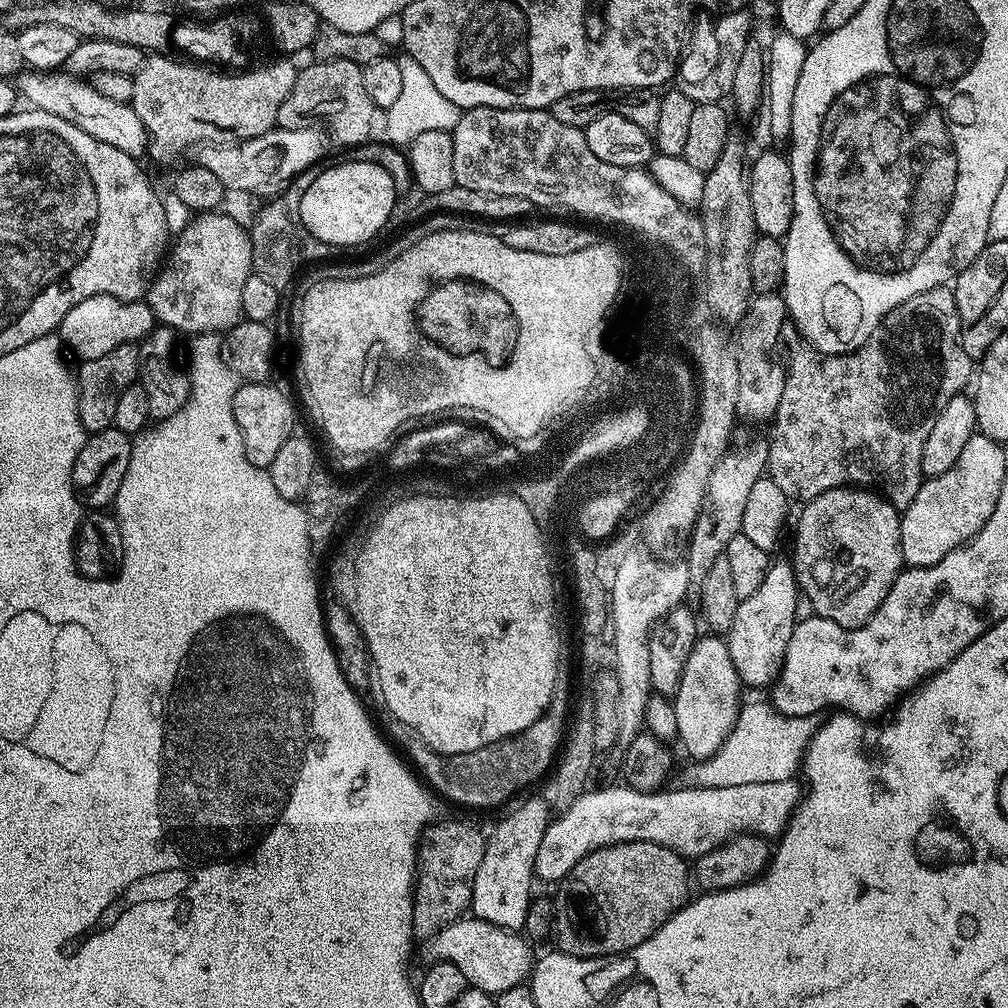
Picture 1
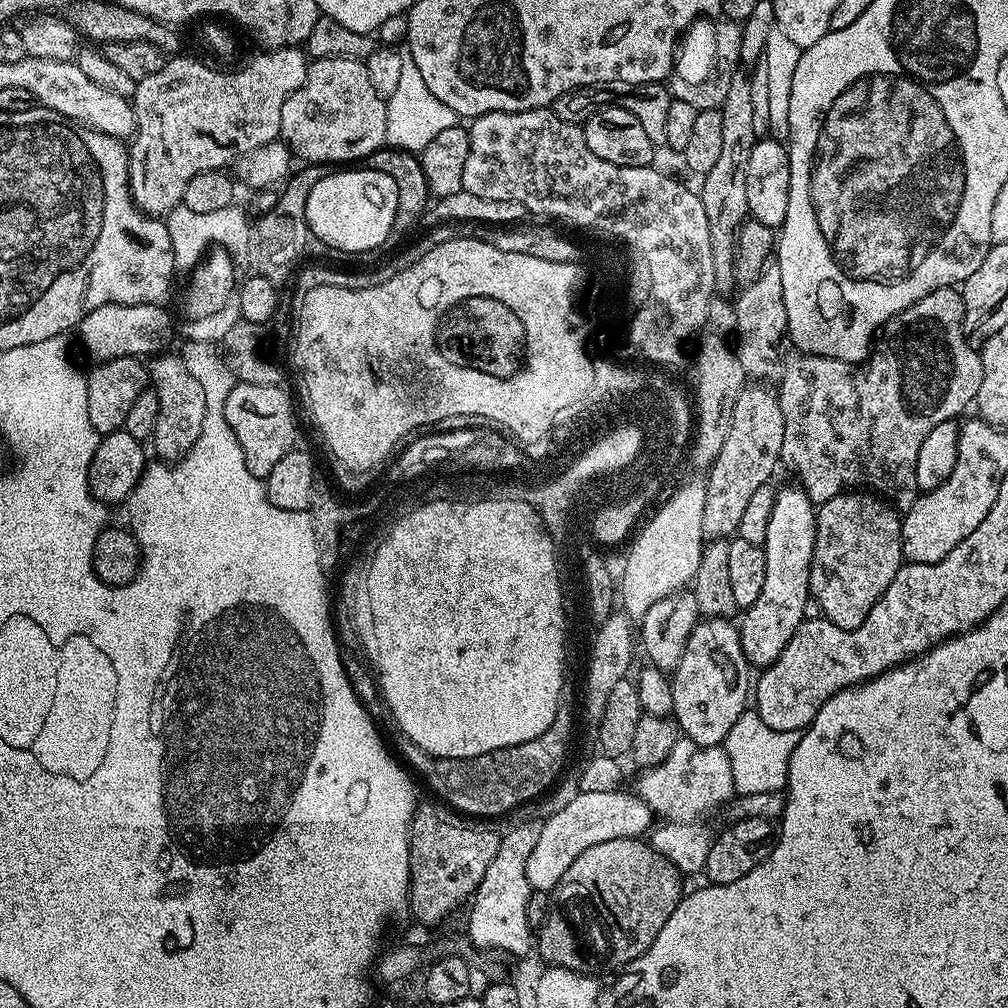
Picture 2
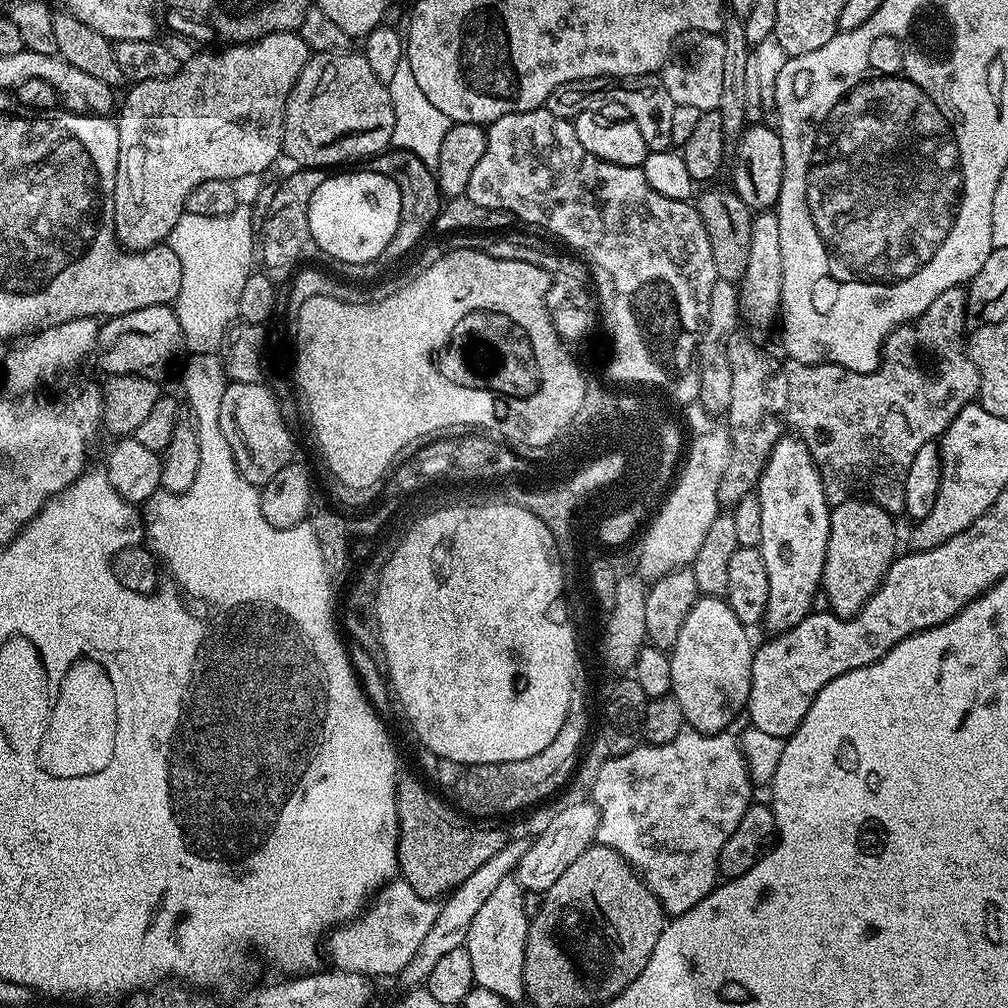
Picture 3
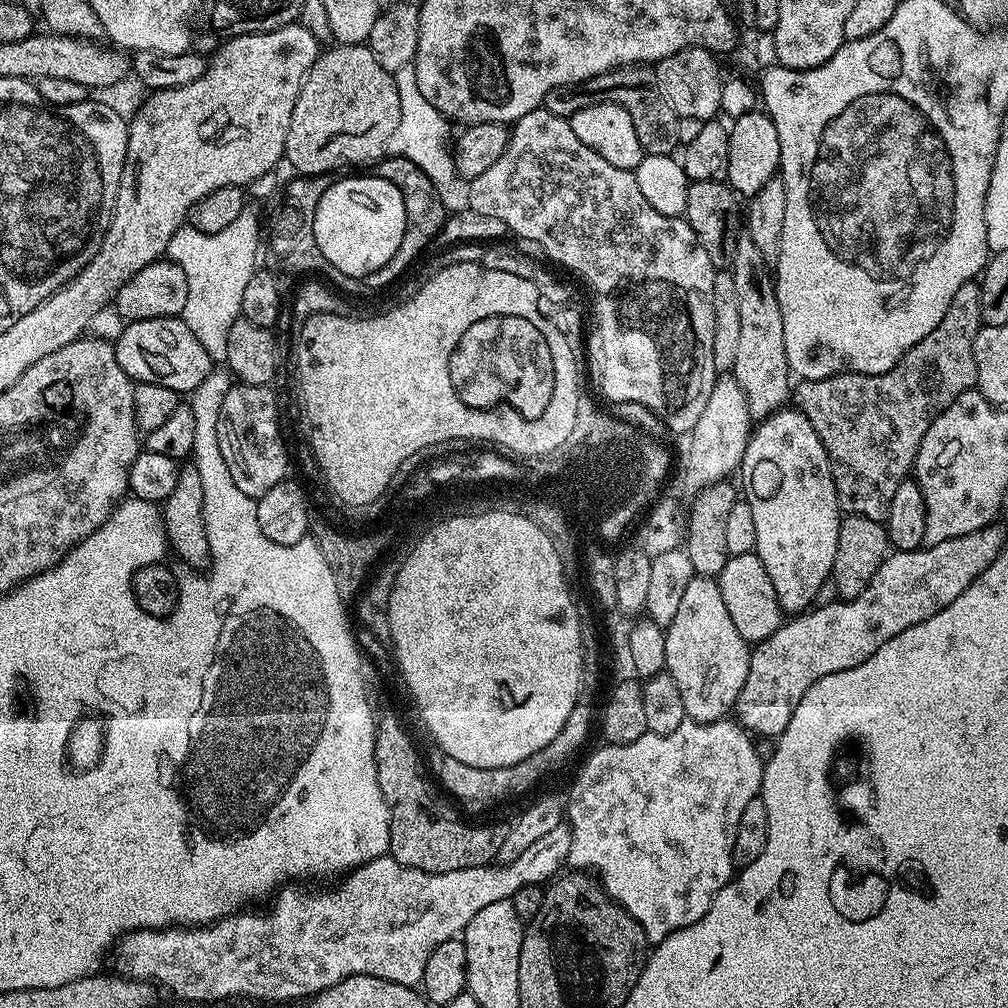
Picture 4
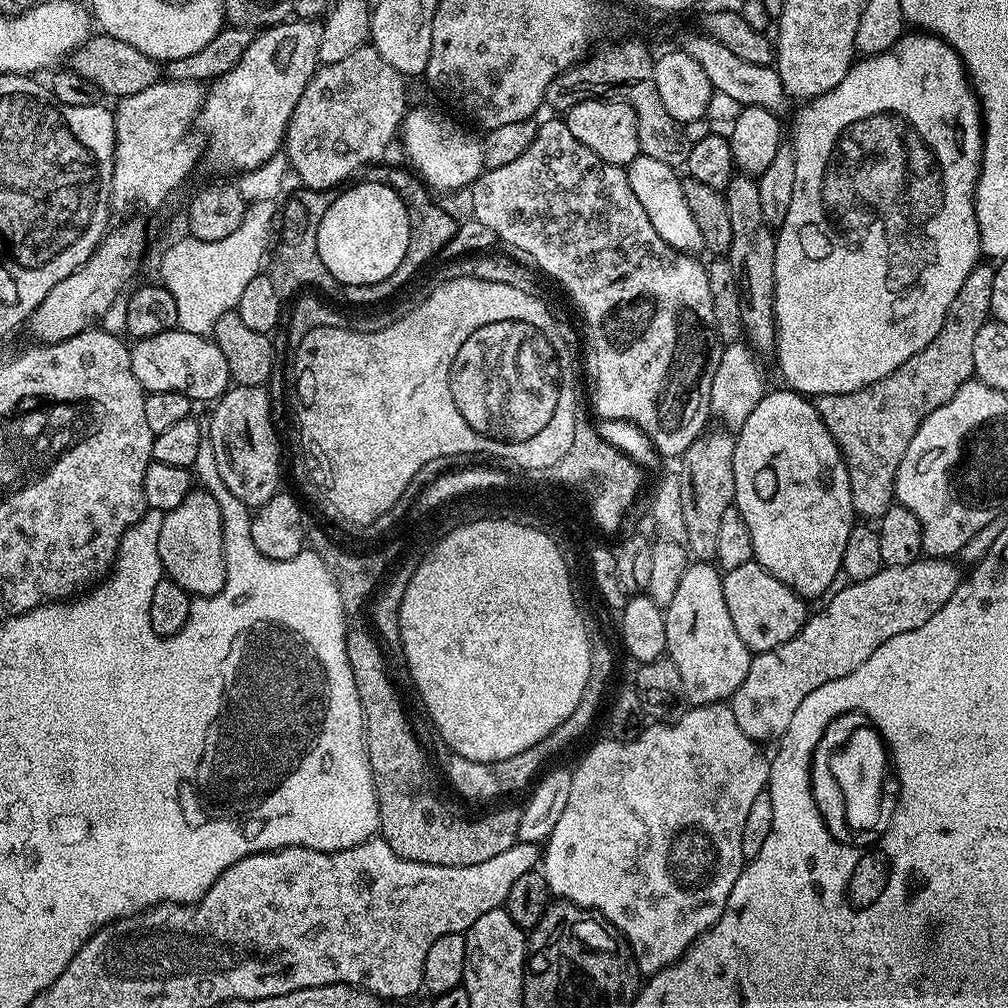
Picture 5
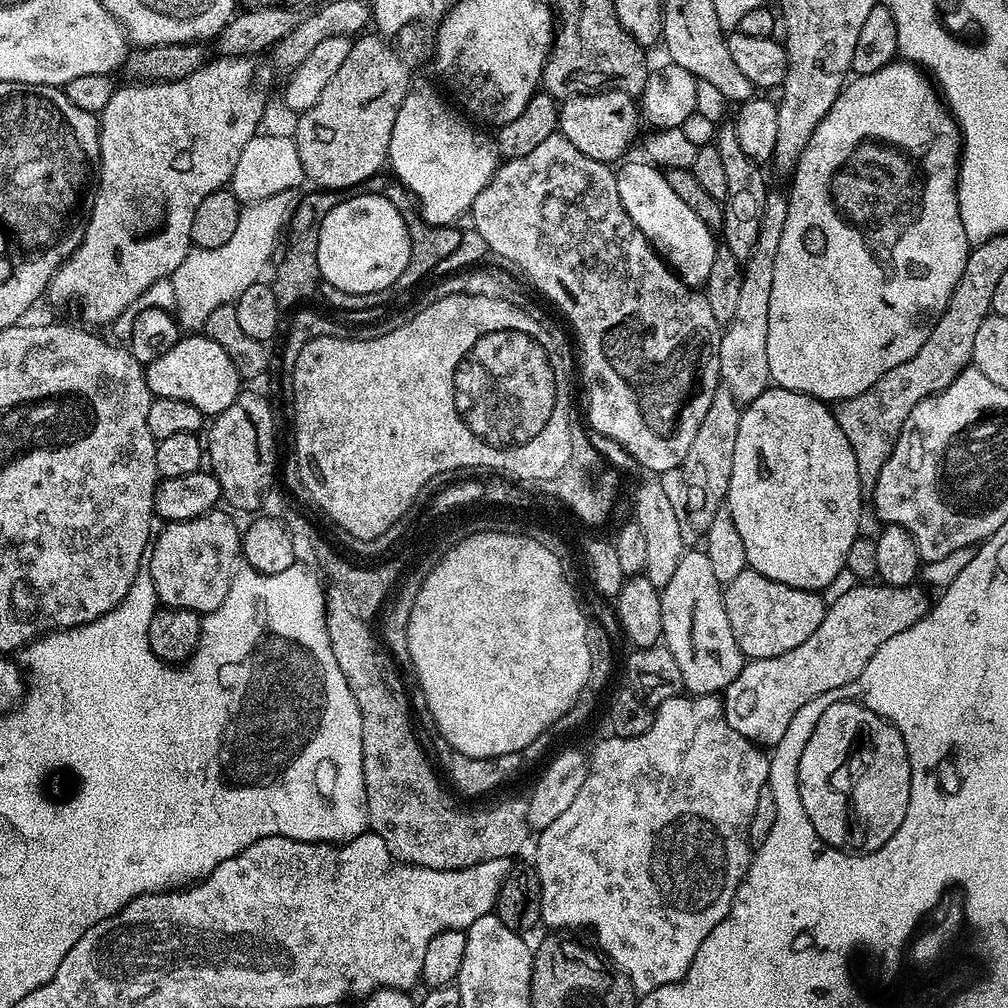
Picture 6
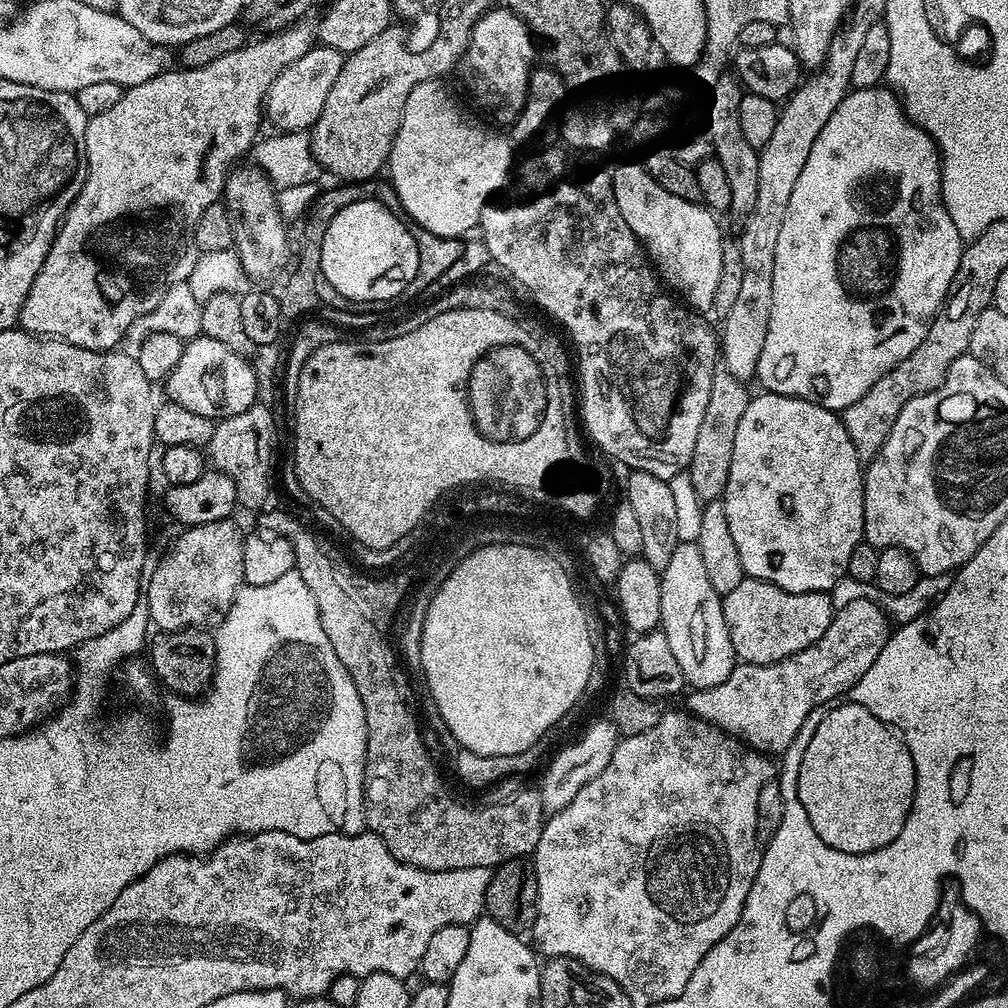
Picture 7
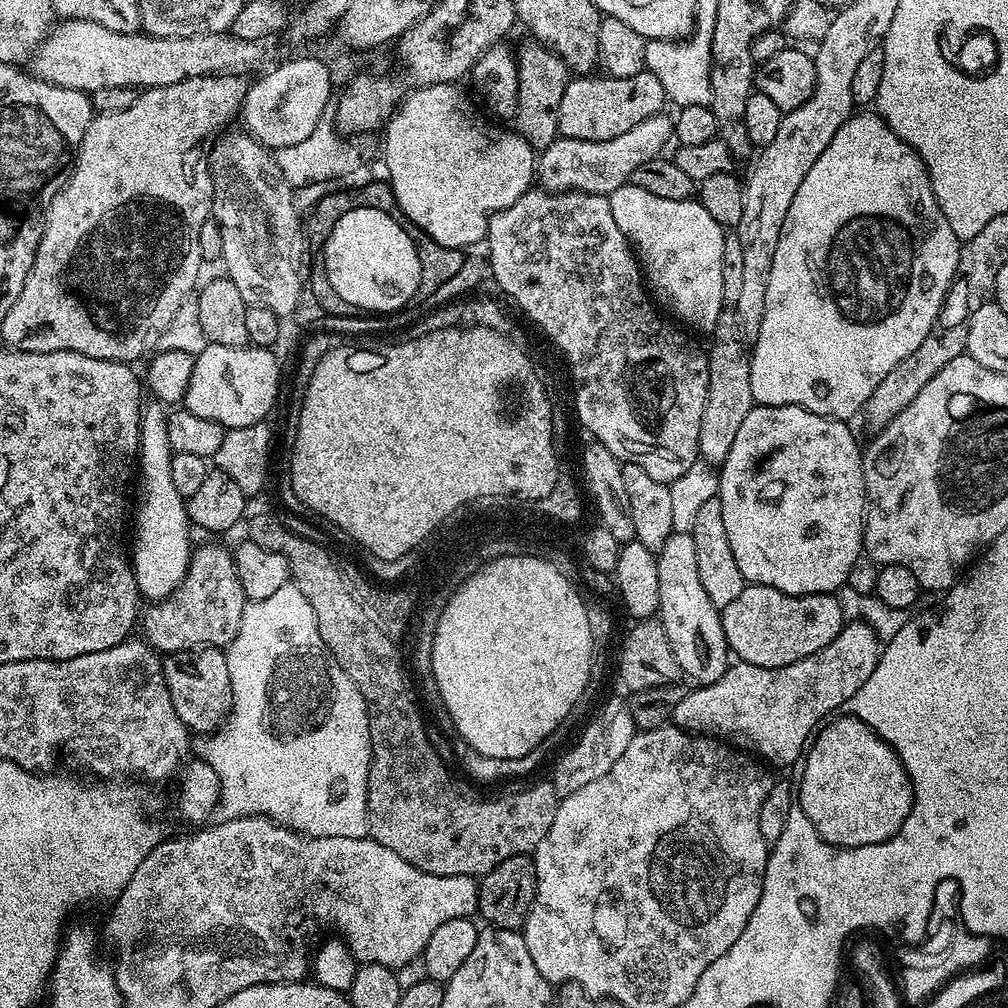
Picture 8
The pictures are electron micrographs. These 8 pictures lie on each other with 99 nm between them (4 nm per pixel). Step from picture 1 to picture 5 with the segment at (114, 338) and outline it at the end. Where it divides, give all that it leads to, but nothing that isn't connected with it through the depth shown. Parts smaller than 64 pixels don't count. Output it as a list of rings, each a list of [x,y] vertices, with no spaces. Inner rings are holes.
[[[173,330],[136,340],[130,351],[134,378],[138,378],[145,393],[184,392],[193,402],[215,402],[230,387],[226,358],[218,350],[215,339]]]

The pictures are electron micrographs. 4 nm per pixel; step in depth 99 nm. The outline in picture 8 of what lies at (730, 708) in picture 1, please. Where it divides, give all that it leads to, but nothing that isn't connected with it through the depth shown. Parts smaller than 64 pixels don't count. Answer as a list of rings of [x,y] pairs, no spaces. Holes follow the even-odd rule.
[[[673,532],[670,538],[666,538],[666,546],[662,546],[658,553],[656,565],[660,603],[658,619],[666,630],[666,638],[670,638],[681,673],[696,680],[692,682],[697,685],[718,682],[730,667],[730,649],[722,630],[721,609],[710,602],[710,594],[706,594],[702,586],[702,578],[698,578],[698,554],[694,550],[692,533]]]

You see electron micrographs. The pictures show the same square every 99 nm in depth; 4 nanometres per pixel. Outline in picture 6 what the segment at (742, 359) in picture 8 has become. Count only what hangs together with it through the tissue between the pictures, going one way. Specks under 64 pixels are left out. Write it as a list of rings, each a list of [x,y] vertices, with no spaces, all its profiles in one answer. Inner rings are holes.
[[[726,387],[716,390],[716,397],[710,402],[710,410],[706,410],[706,418],[702,418],[702,426],[698,426],[698,434],[694,434],[694,442],[690,442],[690,450],[686,454],[682,471],[684,485],[688,488],[686,506],[690,514],[690,522],[697,533],[708,531],[710,522],[714,522],[714,514],[725,507],[730,486],[730,470],[734,470],[734,438],[738,438],[738,422],[742,405],[735,400]]]

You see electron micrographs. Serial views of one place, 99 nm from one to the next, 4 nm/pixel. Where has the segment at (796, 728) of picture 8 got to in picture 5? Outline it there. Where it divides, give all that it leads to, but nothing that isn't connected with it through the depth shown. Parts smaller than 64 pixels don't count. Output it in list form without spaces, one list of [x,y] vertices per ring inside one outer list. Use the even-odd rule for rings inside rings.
[[[921,558],[915,560],[910,566],[894,566],[893,568],[885,566],[878,574],[874,574],[874,578],[845,583],[831,602],[822,605],[819,609],[821,612],[813,611],[809,615],[802,630],[798,630],[798,634],[794,638],[790,638],[790,642],[782,642],[782,646],[778,646],[774,650],[757,652],[753,655],[750,670],[742,682],[742,686],[738,686],[738,690],[730,697],[730,707],[734,718],[738,718],[738,726],[742,726],[745,734],[757,742],[779,741],[780,737],[786,734],[786,726],[790,726],[790,718],[794,718],[794,710],[798,710],[802,698],[806,698],[806,694],[810,694],[810,690],[818,690],[818,686],[822,686],[834,678],[842,678],[854,670],[858,670],[858,666],[862,666],[862,662],[866,662],[866,658],[870,658],[870,654],[874,654],[874,650],[878,650],[878,646],[882,646],[882,642],[890,642],[890,638],[894,638],[898,634],[906,634],[906,630],[918,630],[918,626],[922,626],[922,622],[930,622],[930,618],[934,618],[934,614],[938,614],[938,610],[942,610],[942,606],[946,606],[946,602],[950,602],[950,594],[954,594],[954,590],[960,585],[962,579],[962,572],[959,572],[952,563],[953,561],[948,558]]]

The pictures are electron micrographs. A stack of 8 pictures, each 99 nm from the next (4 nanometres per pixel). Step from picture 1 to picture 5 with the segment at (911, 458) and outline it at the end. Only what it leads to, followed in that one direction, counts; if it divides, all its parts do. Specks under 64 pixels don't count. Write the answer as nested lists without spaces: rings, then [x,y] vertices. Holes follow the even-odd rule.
[[[977,262],[974,270],[966,274],[966,282],[962,282],[962,290],[958,290],[958,298],[950,302],[950,310],[942,322],[942,330],[934,334],[934,342],[926,346],[926,350],[918,350],[914,358],[902,362],[898,370],[886,374],[878,382],[866,386],[862,390],[854,390],[846,394],[826,394],[815,397],[814,403],[826,430],[834,438],[834,442],[844,455],[844,461],[850,474],[850,494],[852,505],[857,517],[866,519],[868,522],[879,521],[882,514],[892,507],[896,495],[896,475],[898,466],[906,454],[906,446],[910,446],[910,438],[918,434],[918,426],[938,406],[946,406],[954,394],[958,394],[958,386],[974,376],[974,338],[978,338],[978,330],[988,323],[990,319],[990,290],[994,283],[995,267],[988,262]]]

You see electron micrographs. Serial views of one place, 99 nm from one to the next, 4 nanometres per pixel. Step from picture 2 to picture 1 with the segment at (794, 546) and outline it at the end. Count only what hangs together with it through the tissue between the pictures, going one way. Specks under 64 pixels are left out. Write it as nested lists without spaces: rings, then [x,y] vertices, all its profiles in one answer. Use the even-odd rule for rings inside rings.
[[[784,562],[773,563],[766,578],[762,578],[762,586],[758,586],[750,598],[740,601],[738,614],[734,614],[734,626],[726,633],[726,643],[741,685],[771,685],[779,677],[788,643],[798,623],[796,596],[798,600],[796,571],[791,563]]]

